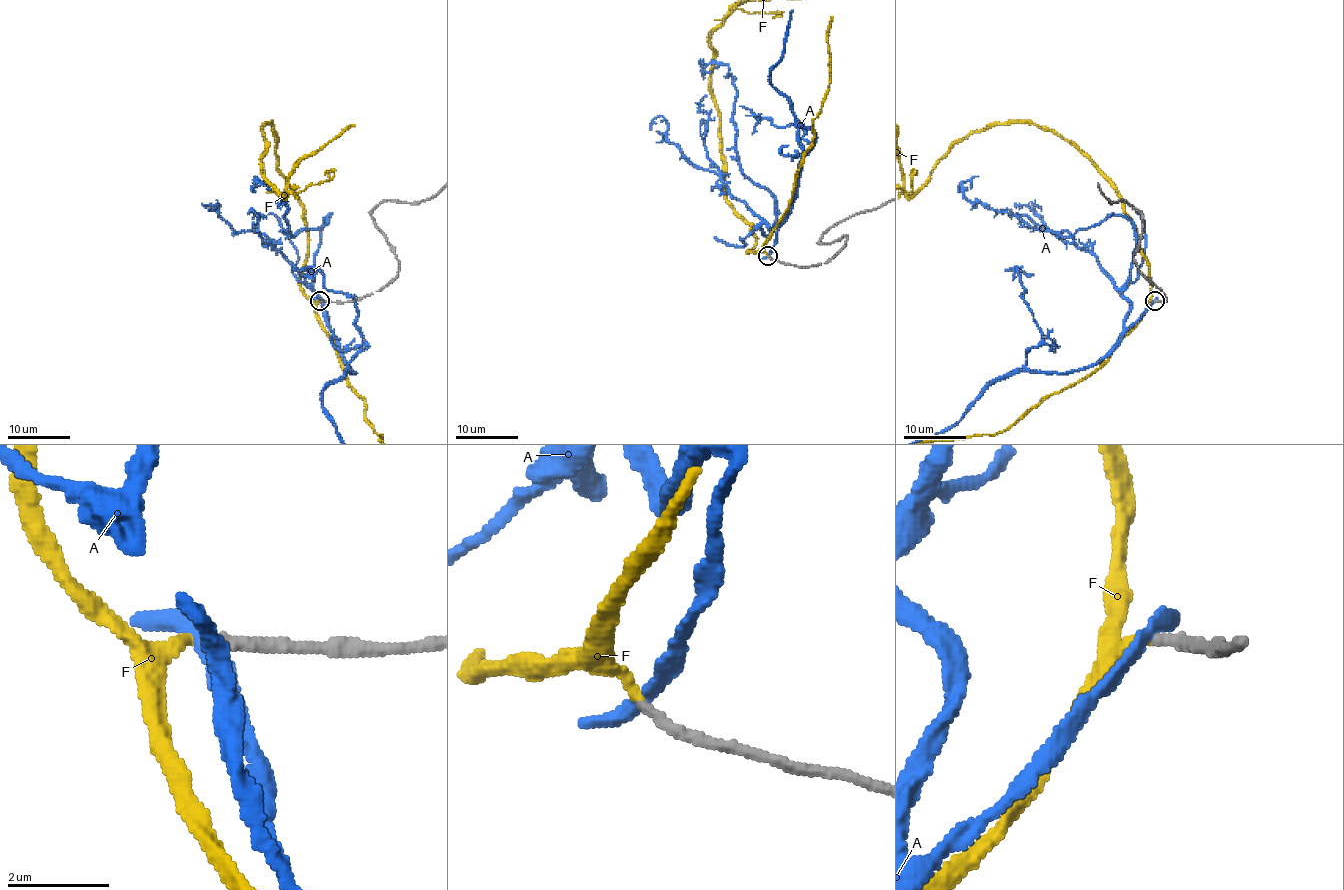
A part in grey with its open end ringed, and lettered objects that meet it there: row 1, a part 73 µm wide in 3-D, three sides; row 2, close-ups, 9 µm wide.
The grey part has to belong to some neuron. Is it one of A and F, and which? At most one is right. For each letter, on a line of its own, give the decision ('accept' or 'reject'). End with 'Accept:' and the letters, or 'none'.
A: reject
F: accept
Accept: F

